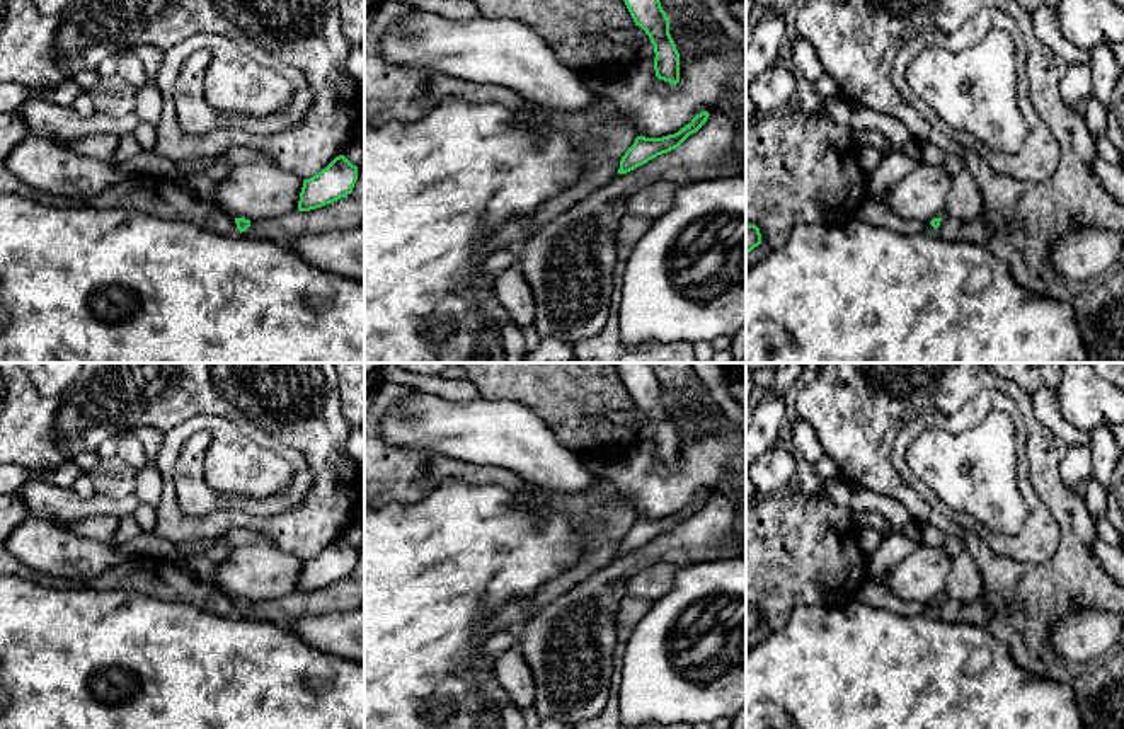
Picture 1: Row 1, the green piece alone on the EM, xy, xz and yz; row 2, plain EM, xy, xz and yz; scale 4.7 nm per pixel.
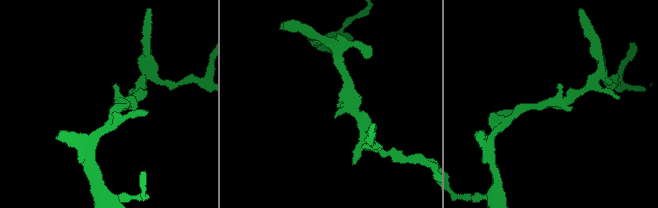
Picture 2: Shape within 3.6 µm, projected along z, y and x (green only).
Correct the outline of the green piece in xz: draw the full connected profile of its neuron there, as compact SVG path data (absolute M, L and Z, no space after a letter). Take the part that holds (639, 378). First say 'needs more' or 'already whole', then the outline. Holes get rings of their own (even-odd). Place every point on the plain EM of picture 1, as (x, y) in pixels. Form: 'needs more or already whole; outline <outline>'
already whole; outline M616 363L635 407L642 409L654 426L654 451L659 462L680 463L680 434L669 416L669 400L649 363Z

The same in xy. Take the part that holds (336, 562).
already whole; outline M344 537L335 538L317 557L305 560L300 574L298 593L310 593L330 586L353 574L358 548Z

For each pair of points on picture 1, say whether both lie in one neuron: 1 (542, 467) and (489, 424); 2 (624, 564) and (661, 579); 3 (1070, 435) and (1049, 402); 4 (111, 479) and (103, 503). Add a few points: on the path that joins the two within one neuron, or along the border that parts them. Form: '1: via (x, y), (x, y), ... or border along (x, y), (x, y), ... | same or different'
1: via (528, 453), (511, 436), (503, 433) | same
2: border along (680, 562), (656, 561), (637, 571), (624, 593) | different
3: via (1061, 426), (1049, 411) | same
4: border along (96, 493), (106, 498), (133, 494) | different

